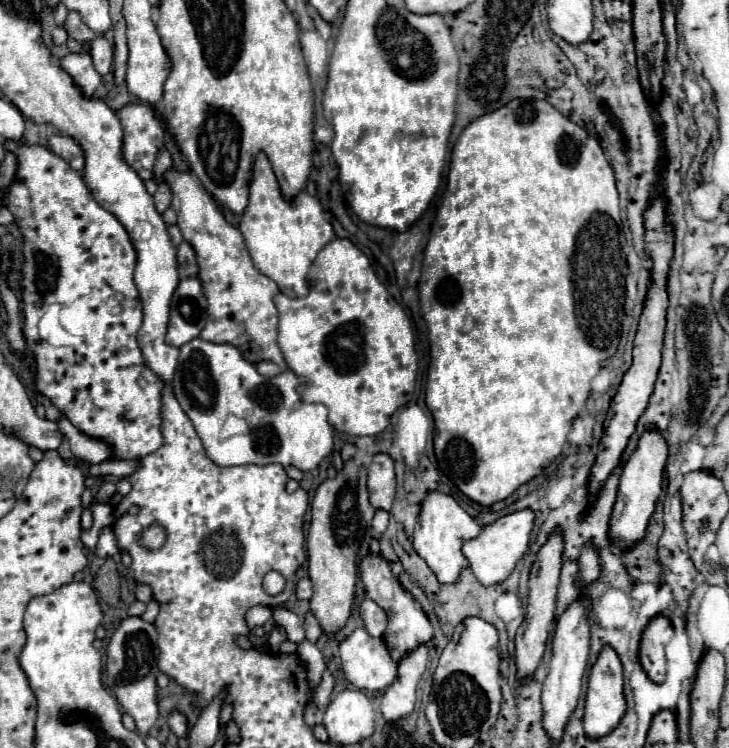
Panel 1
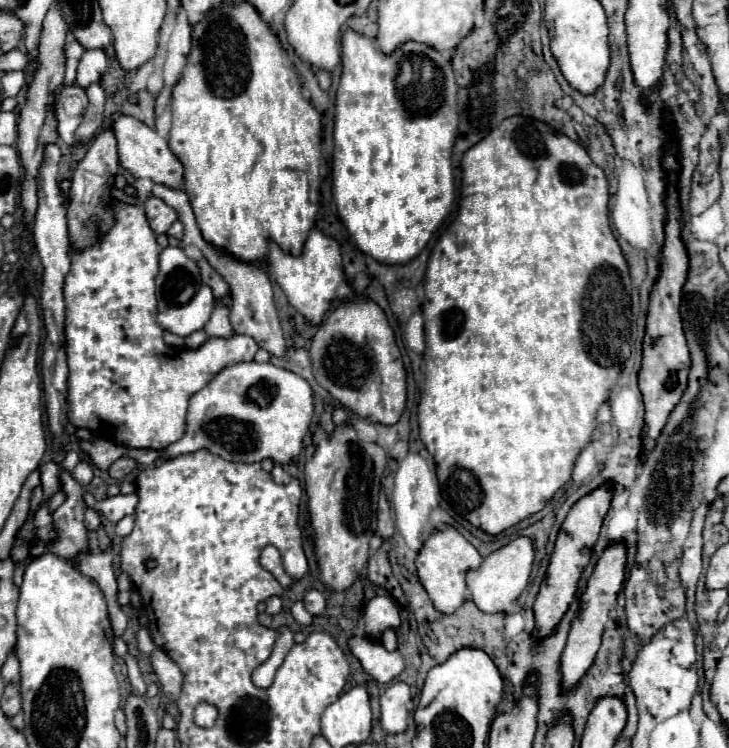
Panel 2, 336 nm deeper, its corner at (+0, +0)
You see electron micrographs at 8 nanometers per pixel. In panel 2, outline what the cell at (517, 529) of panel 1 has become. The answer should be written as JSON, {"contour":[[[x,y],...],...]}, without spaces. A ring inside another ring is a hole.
{"contour":[[[517,537],[507,545],[503,545],[501,549],[487,555],[481,567],[471,569],[467,573],[467,587],[471,591],[471,599],[475,601],[475,605],[485,613],[503,613],[527,587],[531,577],[533,557],[535,557],[535,549],[529,537]]]}

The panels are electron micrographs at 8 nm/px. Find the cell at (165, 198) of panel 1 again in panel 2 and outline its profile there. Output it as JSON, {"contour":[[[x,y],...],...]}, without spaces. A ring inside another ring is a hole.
{"contour":[[[149,197],[145,201],[145,213],[147,213],[147,221],[155,233],[165,233],[171,227],[171,223],[177,221],[175,209],[165,205],[157,197]]]}

